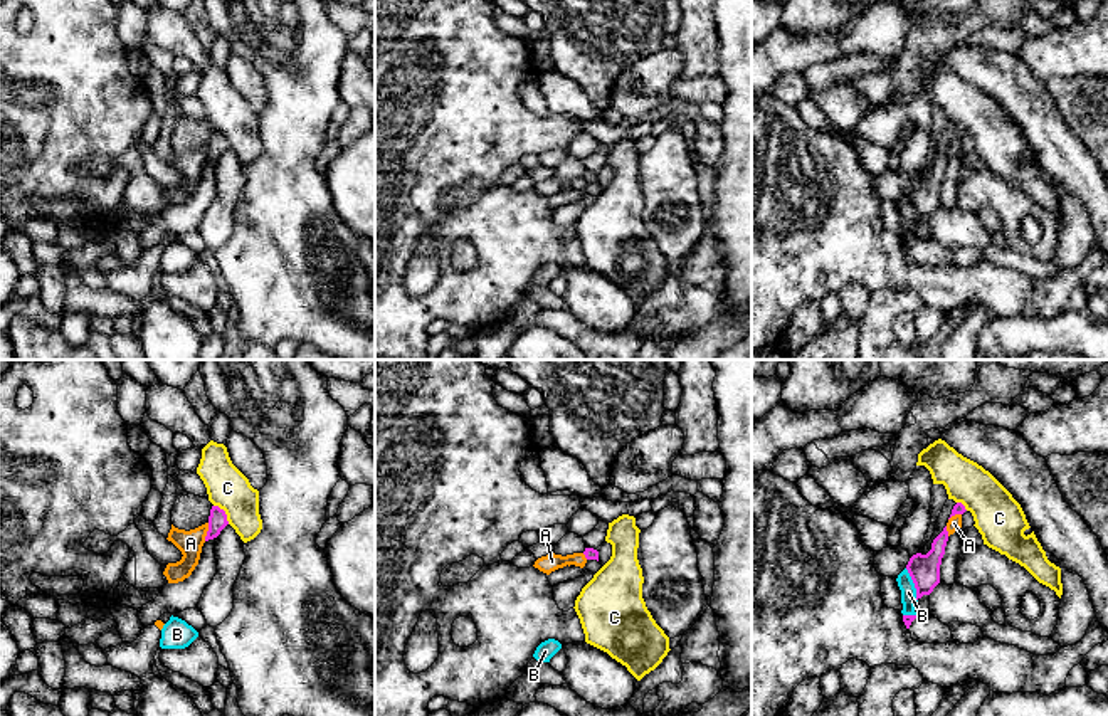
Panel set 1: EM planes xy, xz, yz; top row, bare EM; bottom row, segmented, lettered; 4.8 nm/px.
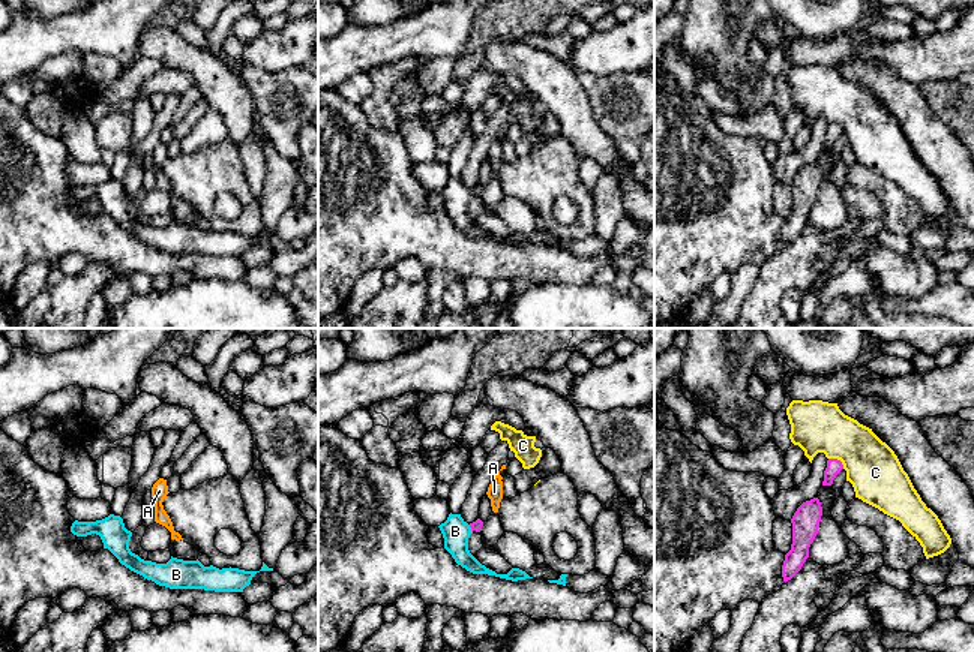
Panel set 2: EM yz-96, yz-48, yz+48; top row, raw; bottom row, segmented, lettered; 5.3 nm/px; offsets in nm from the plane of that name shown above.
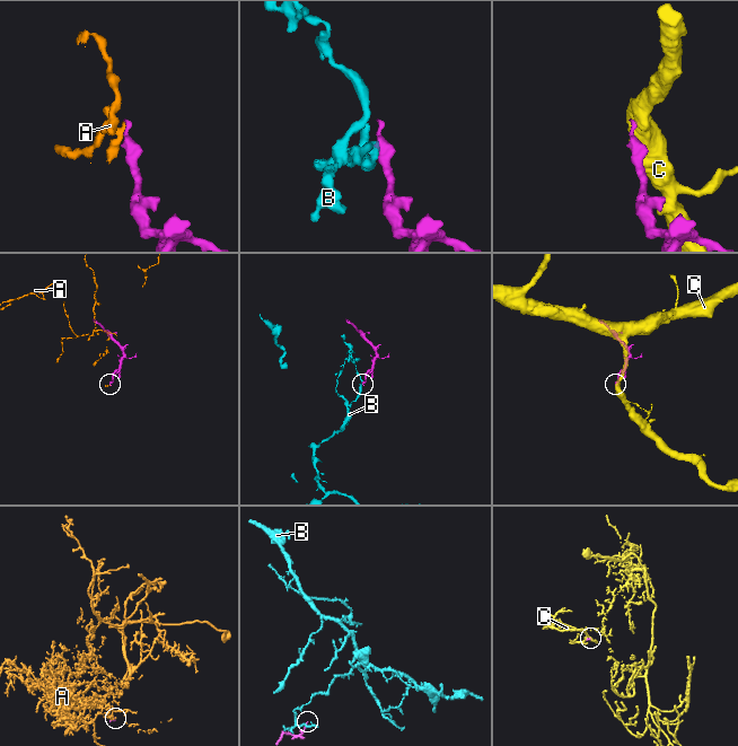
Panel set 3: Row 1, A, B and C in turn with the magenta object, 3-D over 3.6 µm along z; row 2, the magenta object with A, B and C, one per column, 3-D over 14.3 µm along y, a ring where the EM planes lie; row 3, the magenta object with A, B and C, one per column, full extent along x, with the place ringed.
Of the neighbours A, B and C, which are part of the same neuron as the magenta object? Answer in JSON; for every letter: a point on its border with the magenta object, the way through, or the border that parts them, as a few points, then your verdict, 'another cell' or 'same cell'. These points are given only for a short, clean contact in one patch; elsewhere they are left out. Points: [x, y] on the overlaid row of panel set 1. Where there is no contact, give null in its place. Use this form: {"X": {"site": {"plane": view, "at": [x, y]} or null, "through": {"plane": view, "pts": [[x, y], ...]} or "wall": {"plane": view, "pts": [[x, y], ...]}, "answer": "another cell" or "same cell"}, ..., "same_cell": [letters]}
{"A": {"site": {"plane": "xy", "at": [207, 531]}, "wall": {"plane": "xy", "pts": [[209, 523], [204, 540]]}, "answer": "another cell"}, "B": {"site": {"plane": "yz", "at": [915, 585]}, "wall": {"plane": "yz", "pts": [[905, 568], [913, 584], [917, 600]]}, "answer": "another cell"}, "C": {"site": {"plane": "xy", "at": [224, 513]}, "wall": {"plane": "xy", "pts": [[214, 505], [224, 511], [229, 523]]}, "answer": "another cell"}, "same_cell": []}

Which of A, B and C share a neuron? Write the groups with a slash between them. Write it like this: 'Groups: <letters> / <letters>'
Groups: A / B / C

